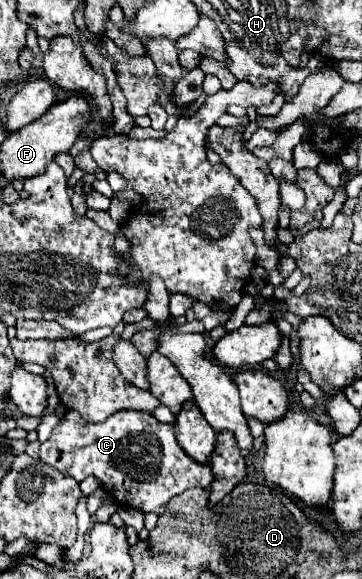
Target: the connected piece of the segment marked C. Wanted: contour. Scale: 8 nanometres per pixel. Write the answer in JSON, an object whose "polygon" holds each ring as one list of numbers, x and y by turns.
{"polygon":[[67,411,63,423,53,429,53,435,41,443,41,461,55,467,63,475,77,481,93,475,103,483,103,489,115,497,117,503,141,509,145,513,153,511,161,515,167,503,189,487,209,487,213,483,213,469,209,463,199,463,191,459,177,443,175,429,169,423,157,421,151,413,143,411,117,411,103,423,89,423,77,415,77,411]]}

